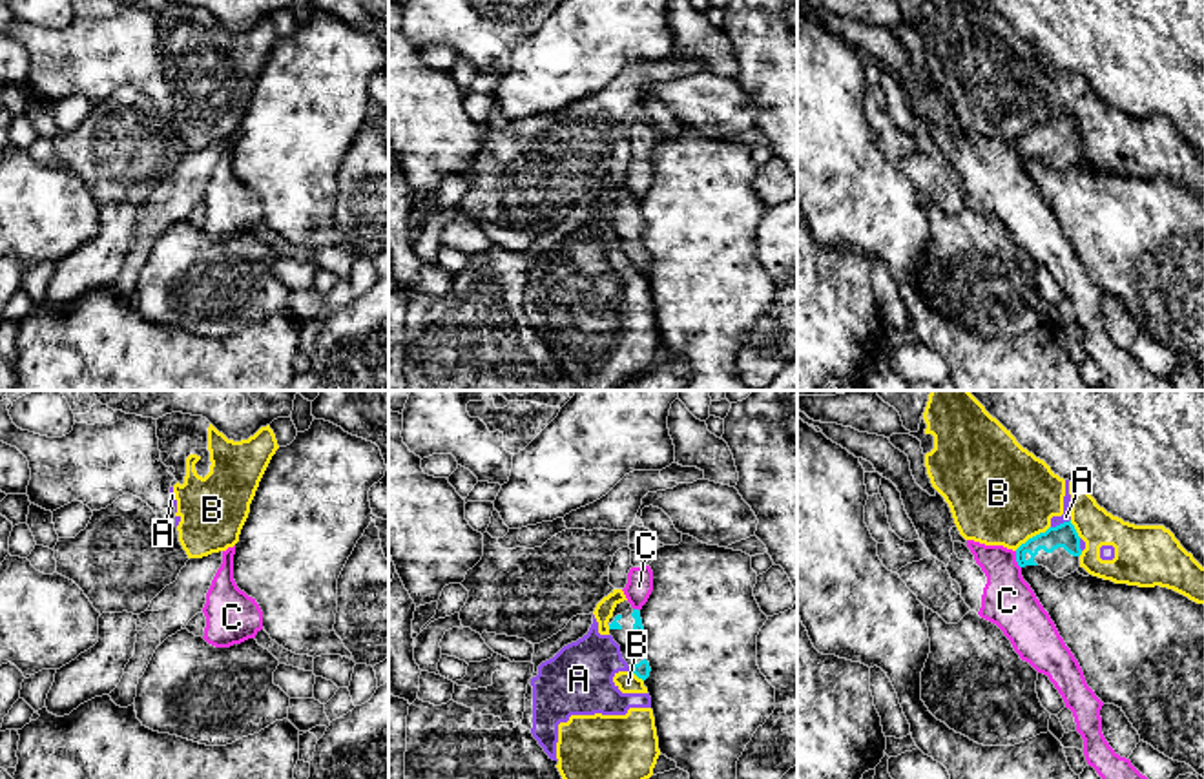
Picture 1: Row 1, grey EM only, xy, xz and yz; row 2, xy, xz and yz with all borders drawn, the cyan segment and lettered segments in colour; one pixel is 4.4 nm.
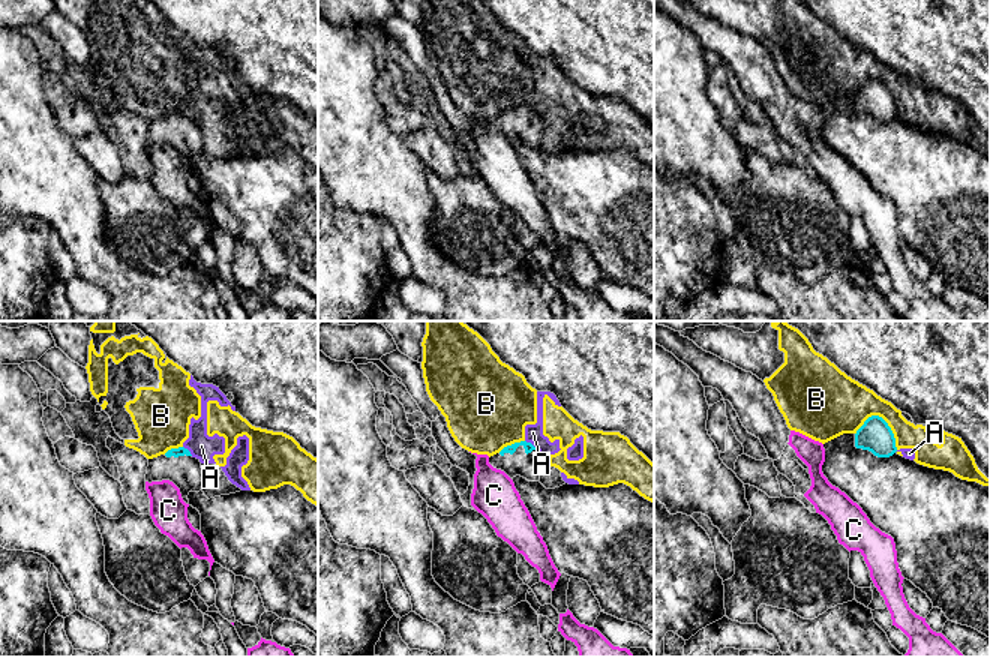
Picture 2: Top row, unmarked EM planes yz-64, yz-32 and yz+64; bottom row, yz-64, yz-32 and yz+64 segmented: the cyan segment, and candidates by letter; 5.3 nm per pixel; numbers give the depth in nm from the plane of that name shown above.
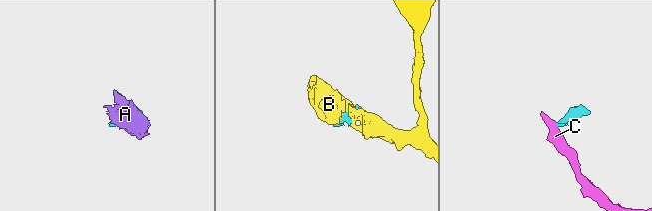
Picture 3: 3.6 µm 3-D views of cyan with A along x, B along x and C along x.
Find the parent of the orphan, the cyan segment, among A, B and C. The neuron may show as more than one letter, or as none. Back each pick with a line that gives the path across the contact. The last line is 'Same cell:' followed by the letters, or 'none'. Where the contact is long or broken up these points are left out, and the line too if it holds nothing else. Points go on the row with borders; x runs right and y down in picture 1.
Same cell: none

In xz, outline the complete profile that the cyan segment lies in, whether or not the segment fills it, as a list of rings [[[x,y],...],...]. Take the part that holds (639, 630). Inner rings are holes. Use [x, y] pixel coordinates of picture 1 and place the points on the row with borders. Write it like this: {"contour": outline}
{"contour": [[[628,600],[617,604],[613,617],[607,622],[609,635],[620,646],[622,659],[629,670],[642,680],[649,677],[649,662],[644,657],[642,640],[644,626],[640,611],[633,609]]]}

